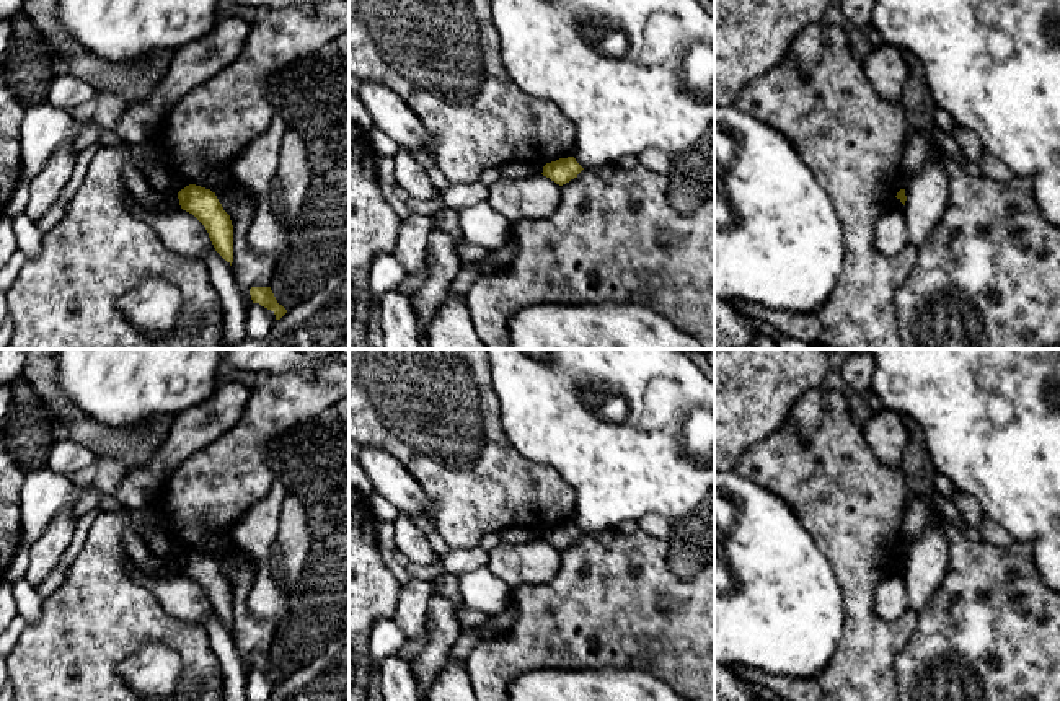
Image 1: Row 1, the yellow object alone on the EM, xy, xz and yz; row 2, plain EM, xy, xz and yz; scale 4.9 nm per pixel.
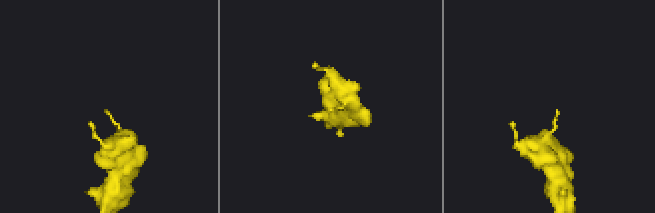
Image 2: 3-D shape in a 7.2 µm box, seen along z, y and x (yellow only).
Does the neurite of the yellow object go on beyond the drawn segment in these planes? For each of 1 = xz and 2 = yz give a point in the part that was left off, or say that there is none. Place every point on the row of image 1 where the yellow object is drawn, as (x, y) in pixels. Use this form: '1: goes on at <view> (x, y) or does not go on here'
1: does not go on here
2: does not go on here

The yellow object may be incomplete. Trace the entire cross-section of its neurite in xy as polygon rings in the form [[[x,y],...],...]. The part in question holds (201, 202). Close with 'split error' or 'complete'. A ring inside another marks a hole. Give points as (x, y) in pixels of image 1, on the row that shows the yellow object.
[[[189,184],[178,192],[183,210],[192,214],[207,230],[215,251],[232,266],[233,225],[215,192]]]; complete

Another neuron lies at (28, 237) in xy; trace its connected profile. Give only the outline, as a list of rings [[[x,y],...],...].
[[[26,210],[11,218],[18,249],[26,261],[39,256],[44,233],[29,220]]]

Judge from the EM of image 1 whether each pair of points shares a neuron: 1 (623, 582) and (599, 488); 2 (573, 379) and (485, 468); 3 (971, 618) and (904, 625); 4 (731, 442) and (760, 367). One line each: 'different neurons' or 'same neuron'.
1: different neurons
2: different neurons
3: different neurons
4: same neuron

